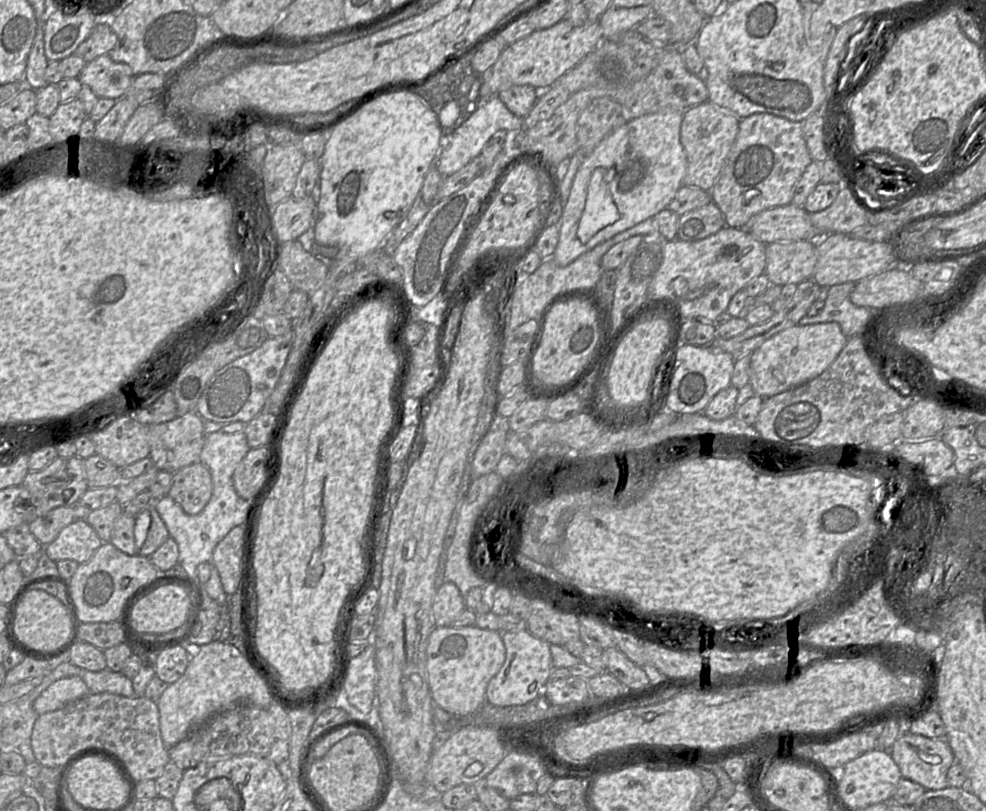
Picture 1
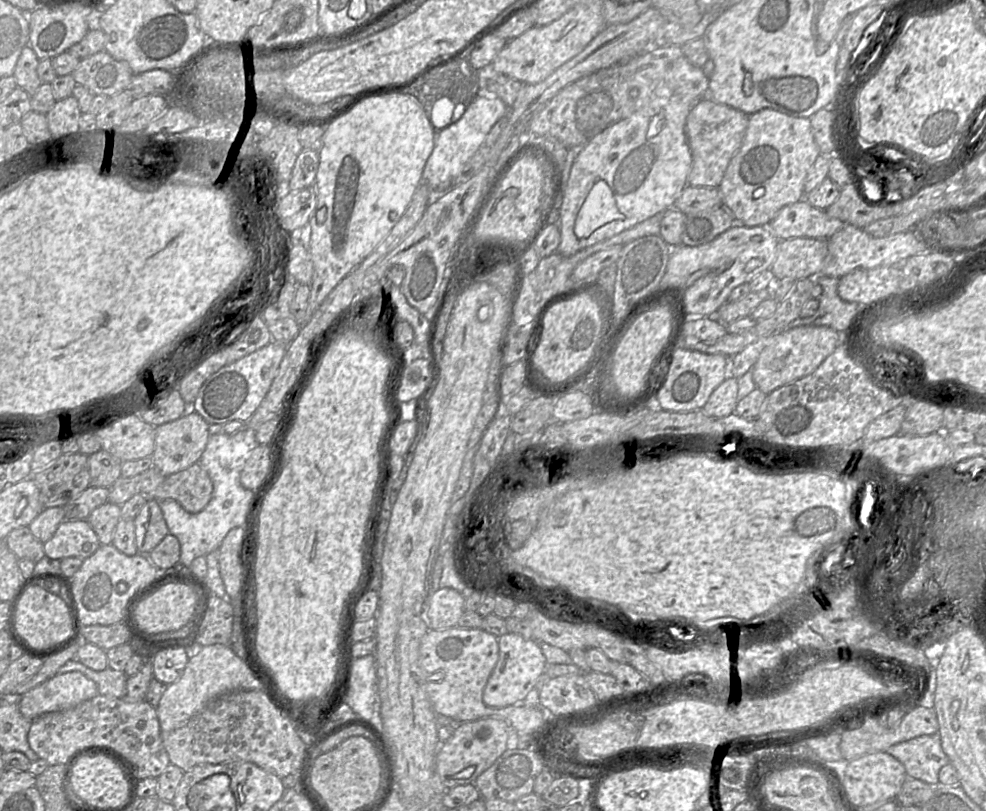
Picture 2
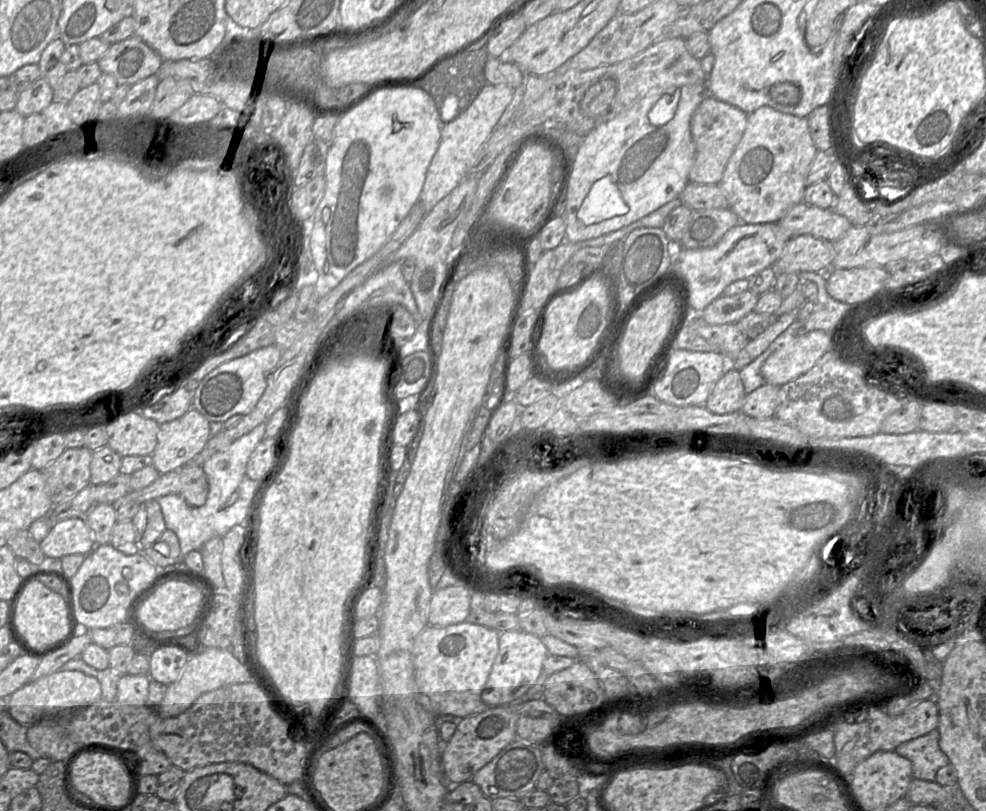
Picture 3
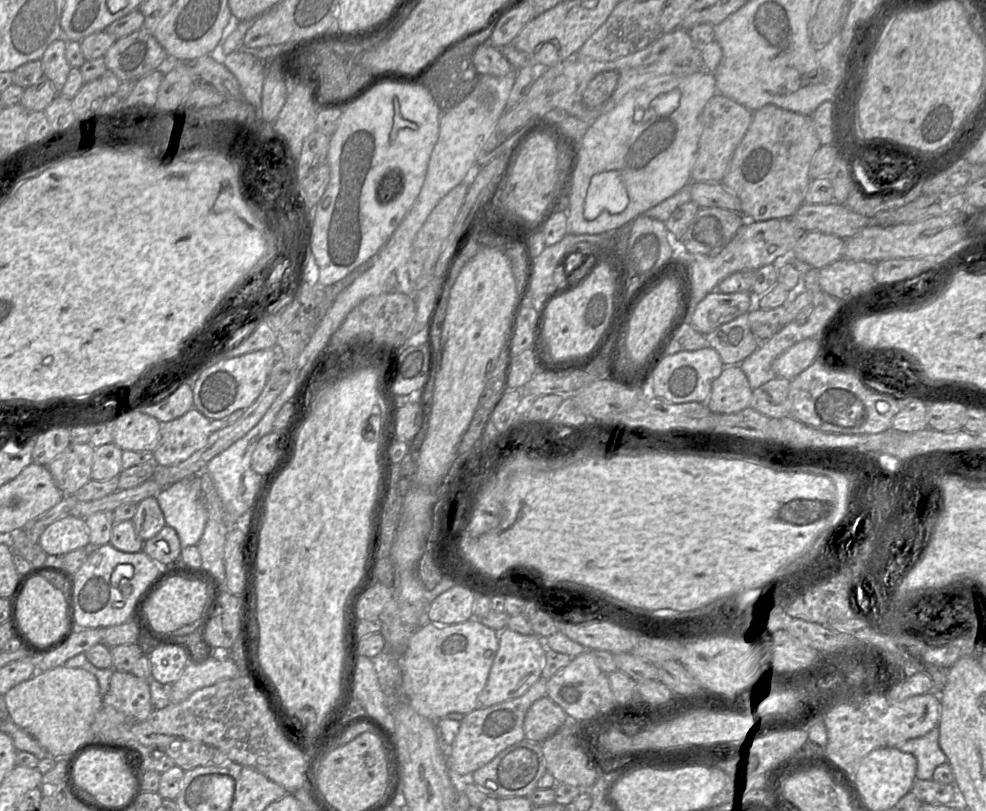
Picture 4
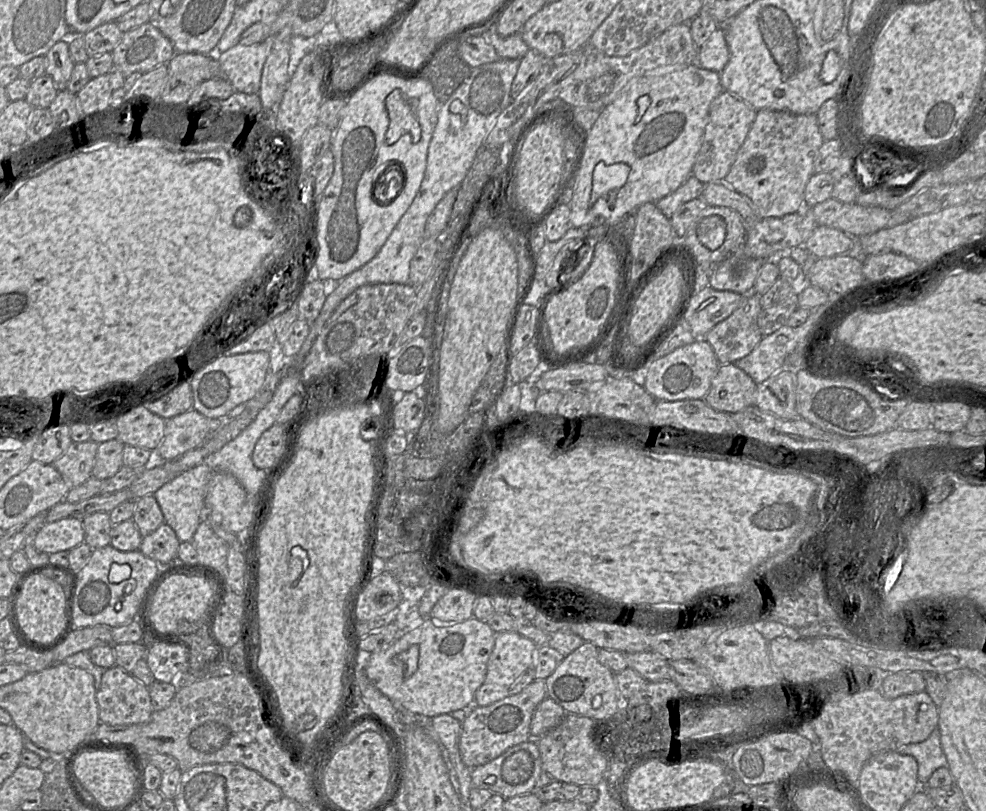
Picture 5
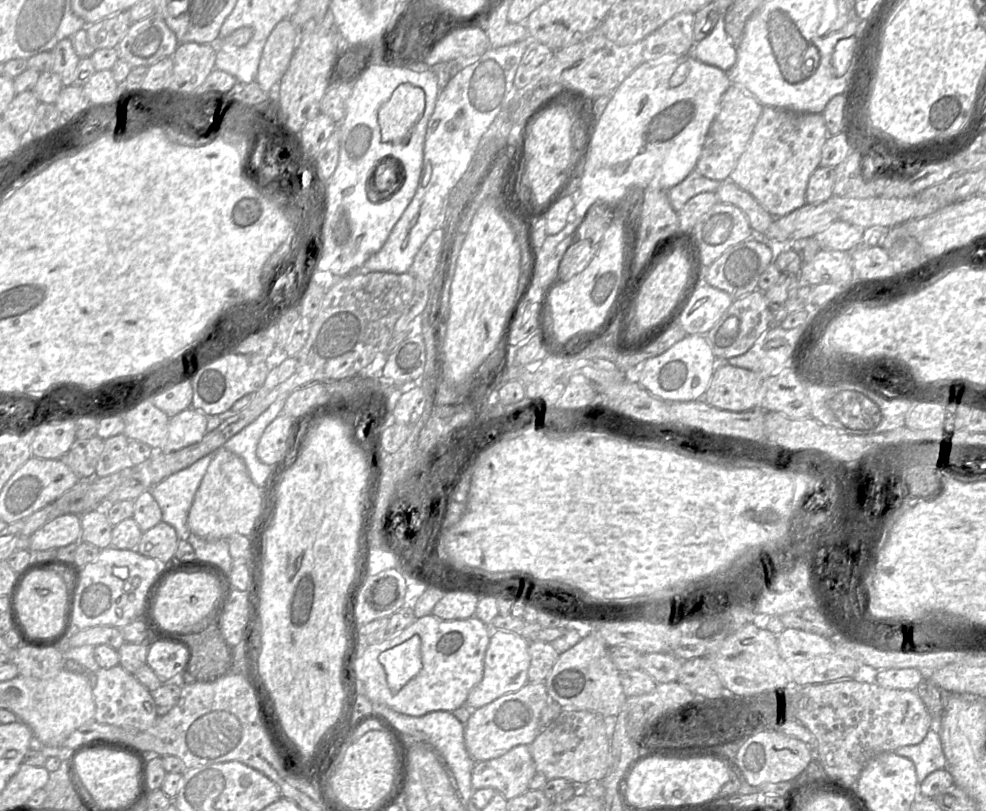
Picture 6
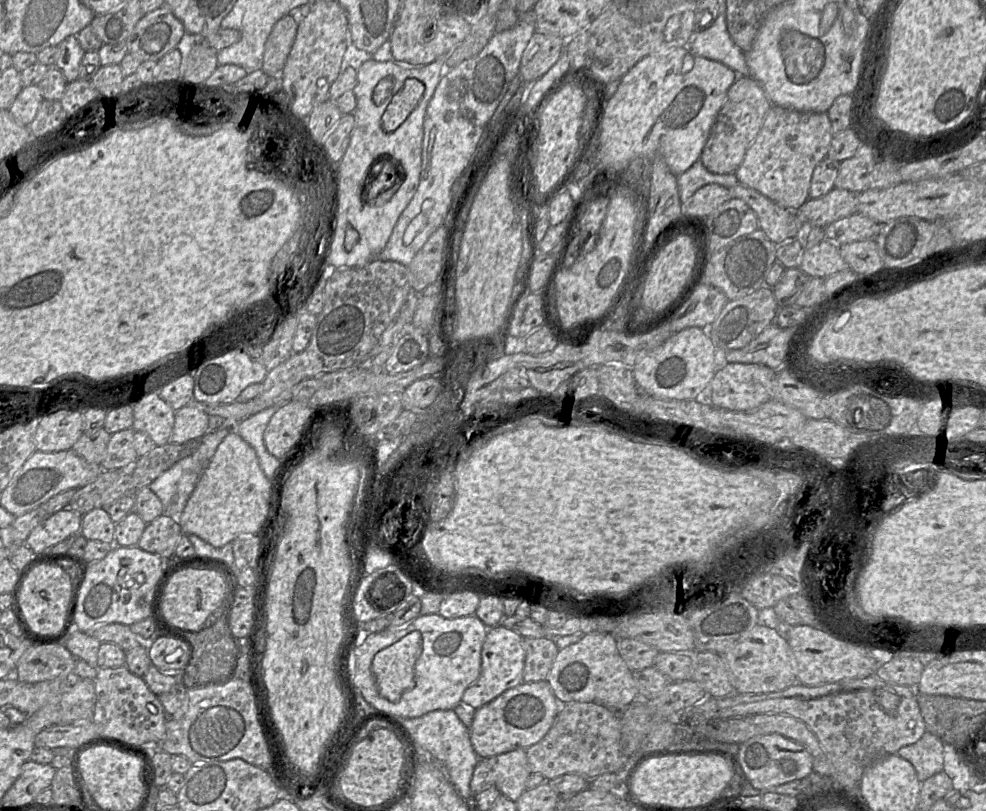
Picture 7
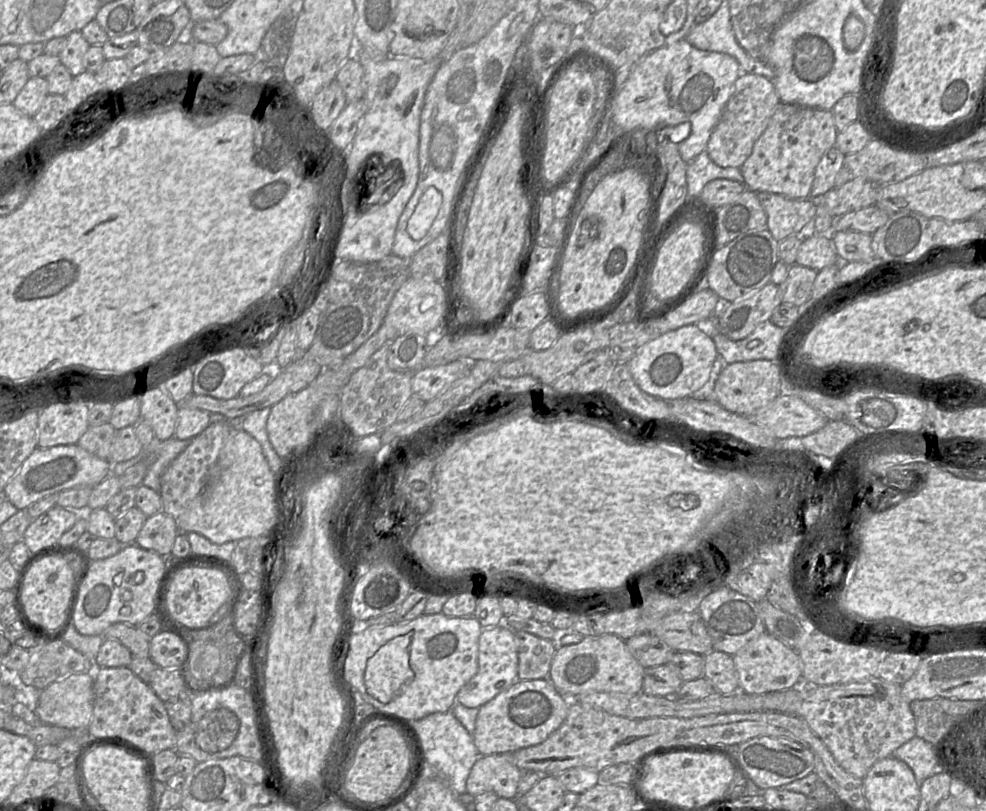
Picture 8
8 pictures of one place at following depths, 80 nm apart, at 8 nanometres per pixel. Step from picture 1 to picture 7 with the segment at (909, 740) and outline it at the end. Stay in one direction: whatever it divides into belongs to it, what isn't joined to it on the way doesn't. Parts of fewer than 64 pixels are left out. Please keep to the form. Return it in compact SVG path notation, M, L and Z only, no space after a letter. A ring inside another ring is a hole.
M927 731L916 743L900 748L896 754L913 765L921 783L944 768L944 742Z

